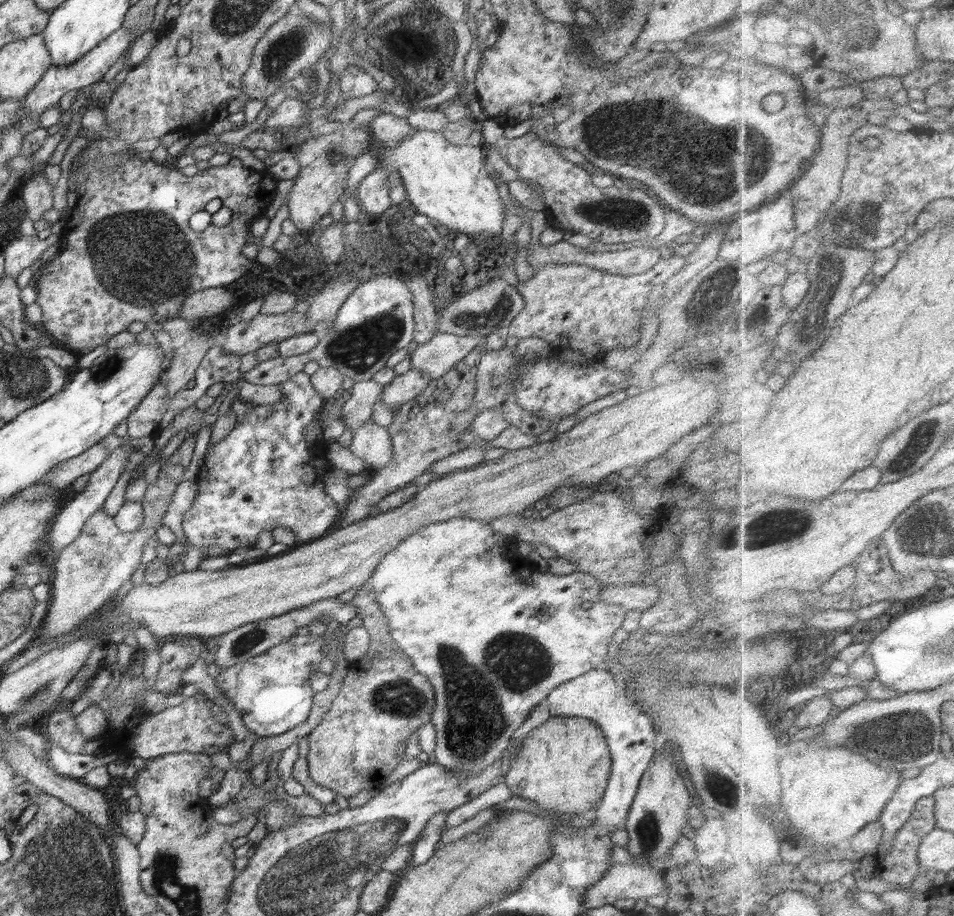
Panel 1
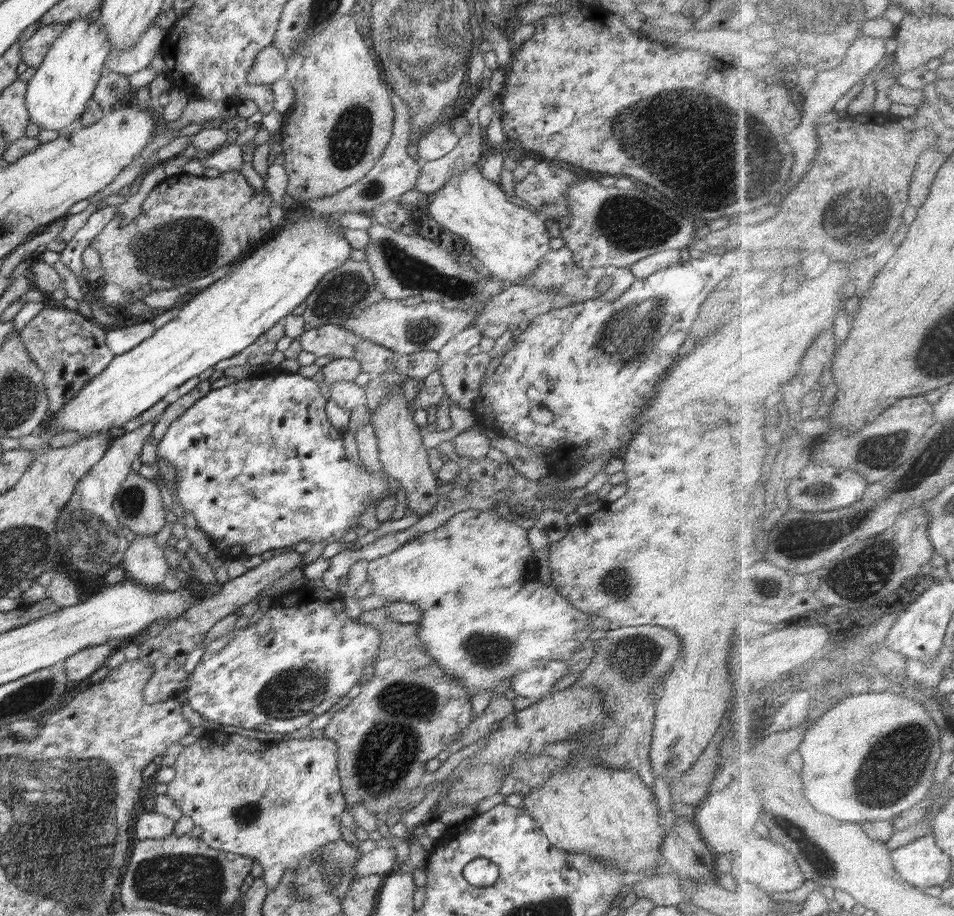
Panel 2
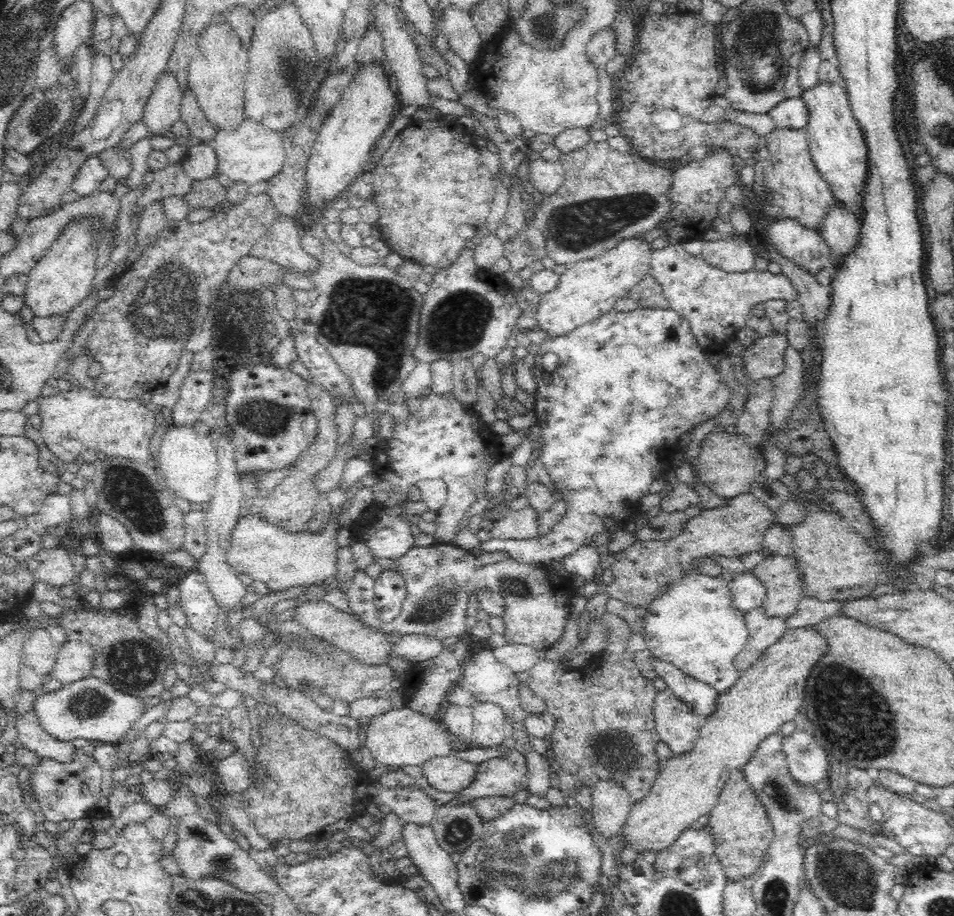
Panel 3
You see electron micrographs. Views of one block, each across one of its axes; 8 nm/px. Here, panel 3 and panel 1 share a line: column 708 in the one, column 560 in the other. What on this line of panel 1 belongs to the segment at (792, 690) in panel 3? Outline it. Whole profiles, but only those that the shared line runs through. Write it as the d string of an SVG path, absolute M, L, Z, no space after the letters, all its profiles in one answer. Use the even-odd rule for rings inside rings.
M551 715L527 734L502 782L515 796L534 800L546 811L590 817L604 794L611 768L607 739L598 725L585 718Z

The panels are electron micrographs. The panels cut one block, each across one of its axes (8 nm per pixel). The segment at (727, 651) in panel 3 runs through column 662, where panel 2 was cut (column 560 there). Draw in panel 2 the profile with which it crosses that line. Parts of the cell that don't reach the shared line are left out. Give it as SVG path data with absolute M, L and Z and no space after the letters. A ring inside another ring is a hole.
M464 510L456 514L456 516L449 518L446 522L444 522L444 524L442 524L442 526L436 528L436 530L421 534L418 539L414 539L413 541L407 542L398 550L395 550L394 552L391 552L386 556L382 556L382 558L378 558L378 560L369 561L367 571L369 579L373 584L373 592L371 594L374 594L374 596L379 596L380 598L384 598L384 600L392 600L396 602L409 602L410 604L415 604L422 611L422 619L420 619L420 622L418 622L418 630L416 630L416 636L418 636L418 639L420 639L420 643L424 645L424 649L426 649L426 655L428 655L430 659L434 659L434 662L438 663L438 666L440 666L440 669L444 671L444 674L450 676L451 678L454 678L455 682L462 682L464 689L466 689L466 693L468 693L468 697L472 697L476 693L480 693L480 691L483 690L486 691L486 693L488 693L489 695L491 695L491 697L494 697L494 695L504 696L506 691L510 689L510 686L508 686L508 679L510 679L510 676L513 676L513 674L516 674L519 670L534 669L536 667L546 665L548 661L566 661L570 659L570 657L572 657L572 655L574 655L574 653L576 653L576 651L578 651L578 649L581 648L581 645L584 642L587 642L588 637L590 637L590 635L592 635L593 632L593 630L590 630L590 628L588 628L588 623L590 623L590 620L588 619L590 619L590 615L586 614L585 612L582 612L581 610L578 610L572 603L569 602L569 598L566 595L560 594L560 592L558 592L558 589L552 583L544 585L544 582L536 578L536 574L534 574L534 564L532 564L533 560L535 560L535 558L533 557L534 553L535 551L530 547L530 543L528 543L527 529L524 529L521 526L510 522L509 520L504 520L497 513L496 510Z

